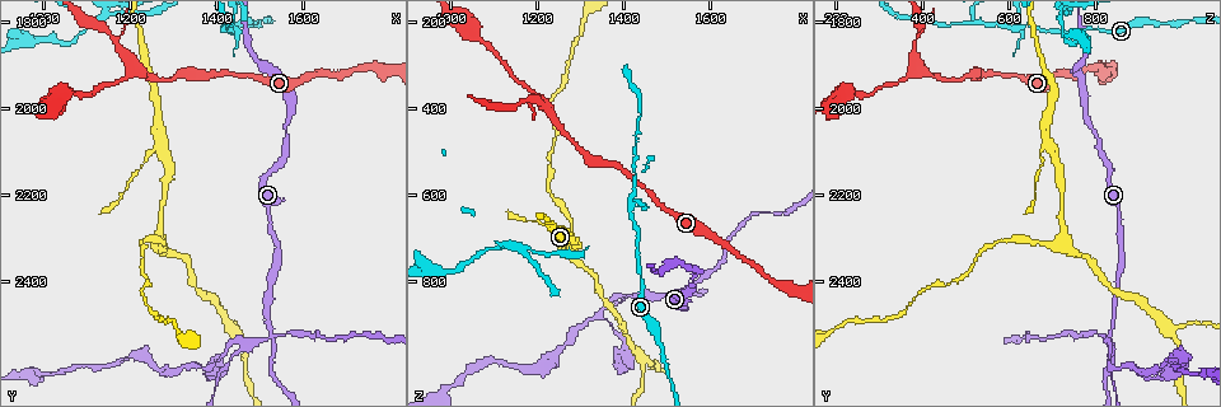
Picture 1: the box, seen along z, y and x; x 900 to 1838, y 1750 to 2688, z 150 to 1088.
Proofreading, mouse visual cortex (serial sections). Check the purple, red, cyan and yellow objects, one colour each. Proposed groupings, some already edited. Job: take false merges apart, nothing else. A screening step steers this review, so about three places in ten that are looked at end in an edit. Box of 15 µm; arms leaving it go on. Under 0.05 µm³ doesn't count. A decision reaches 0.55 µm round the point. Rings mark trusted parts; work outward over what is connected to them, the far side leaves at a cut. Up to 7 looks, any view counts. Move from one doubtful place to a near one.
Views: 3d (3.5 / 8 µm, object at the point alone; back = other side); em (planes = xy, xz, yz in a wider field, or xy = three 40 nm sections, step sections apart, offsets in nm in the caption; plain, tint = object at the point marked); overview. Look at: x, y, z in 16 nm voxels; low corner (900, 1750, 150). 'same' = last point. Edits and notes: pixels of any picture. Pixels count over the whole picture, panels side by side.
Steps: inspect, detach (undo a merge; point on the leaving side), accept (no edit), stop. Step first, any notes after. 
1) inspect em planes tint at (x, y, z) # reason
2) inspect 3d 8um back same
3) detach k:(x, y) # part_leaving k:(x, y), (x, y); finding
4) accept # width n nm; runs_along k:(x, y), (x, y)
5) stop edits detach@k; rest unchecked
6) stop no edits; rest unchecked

inspect 3d 3.5um at (1415, 1805, 630) # narrows sharply

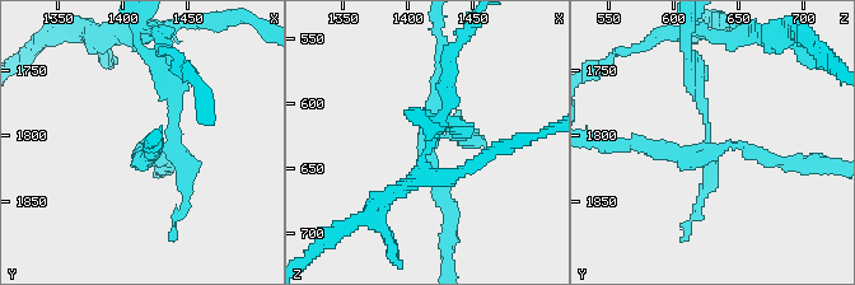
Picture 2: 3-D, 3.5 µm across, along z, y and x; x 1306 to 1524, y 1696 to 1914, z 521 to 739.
inspect em xy step 2 tint at (1414, 1810, 630)

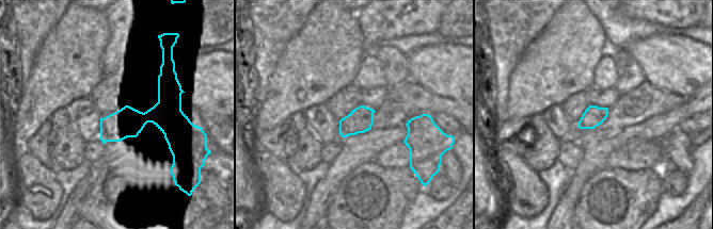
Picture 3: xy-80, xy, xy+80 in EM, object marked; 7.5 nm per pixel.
detach 2:(701, 103) # part_leaving 2:(708, 139), (697, 80), (685, 73); two cells meet here

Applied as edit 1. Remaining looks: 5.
inspect overview # redraw

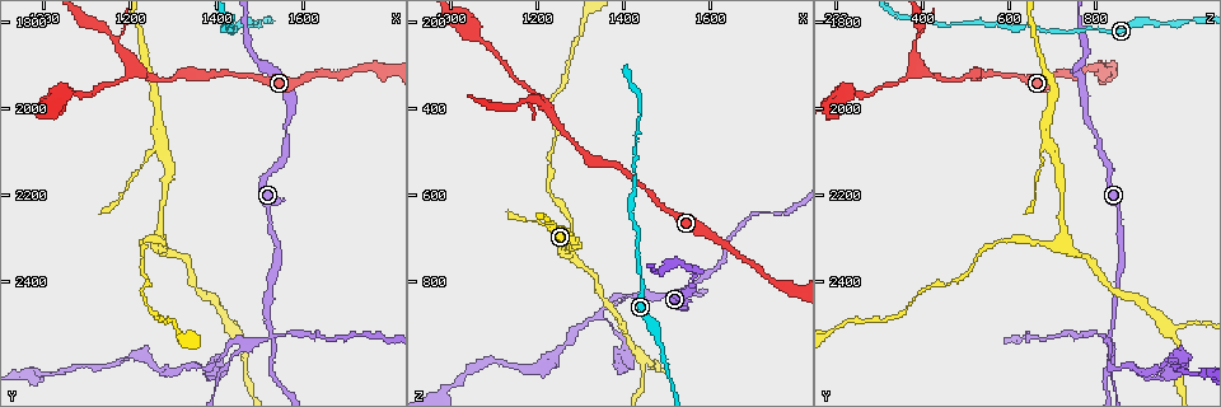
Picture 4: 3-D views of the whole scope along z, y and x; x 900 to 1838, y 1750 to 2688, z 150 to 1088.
inspect 3d 3.5um at (1225, 1925, 405) # two arms in line, one across

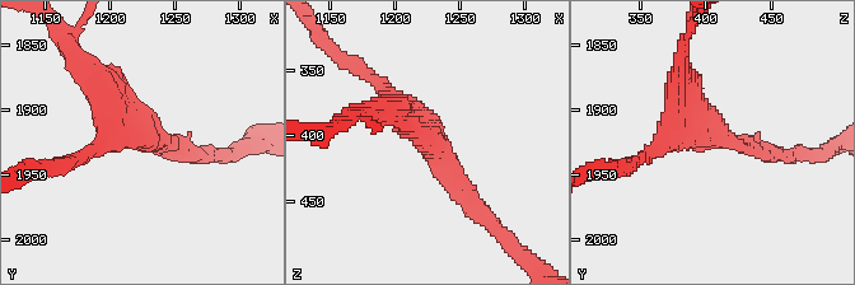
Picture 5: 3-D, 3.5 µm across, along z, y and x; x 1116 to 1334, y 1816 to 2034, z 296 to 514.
inspect em xy step 1 tint at (1230, 1918, 402) # arms 3; arm_widths 200, 250, 300 nm; now the EM

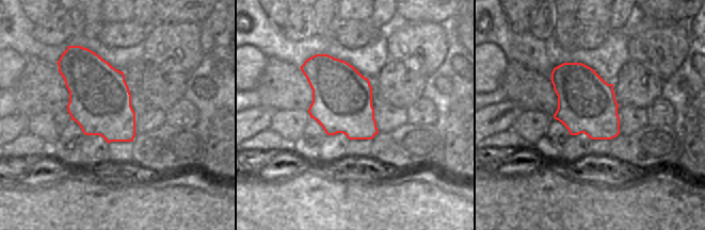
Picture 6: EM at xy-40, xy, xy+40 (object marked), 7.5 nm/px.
accept # runs_along 5:(475, 202), (420, 121), (373, 79); continuous, no second cell

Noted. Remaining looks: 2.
inspect 3d 3.5um at (1510, 2535, 835) # two arms at a narrow angle

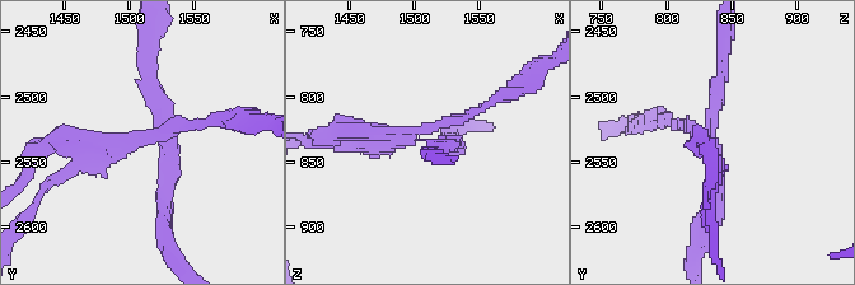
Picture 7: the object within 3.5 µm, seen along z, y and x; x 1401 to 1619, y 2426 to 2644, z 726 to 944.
inspect em xy step 3 tint at (1508, 2530, 834)

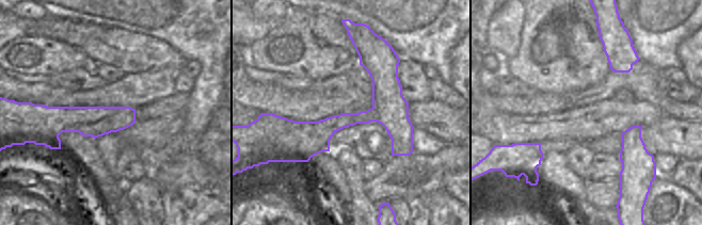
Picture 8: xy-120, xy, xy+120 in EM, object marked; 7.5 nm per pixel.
detach 7:(396, 138) # part_leaving 7:(150, 134), (33, 153); two cells meet here

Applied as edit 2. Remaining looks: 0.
stop edits detach@2, detach@7; rest unchecked

